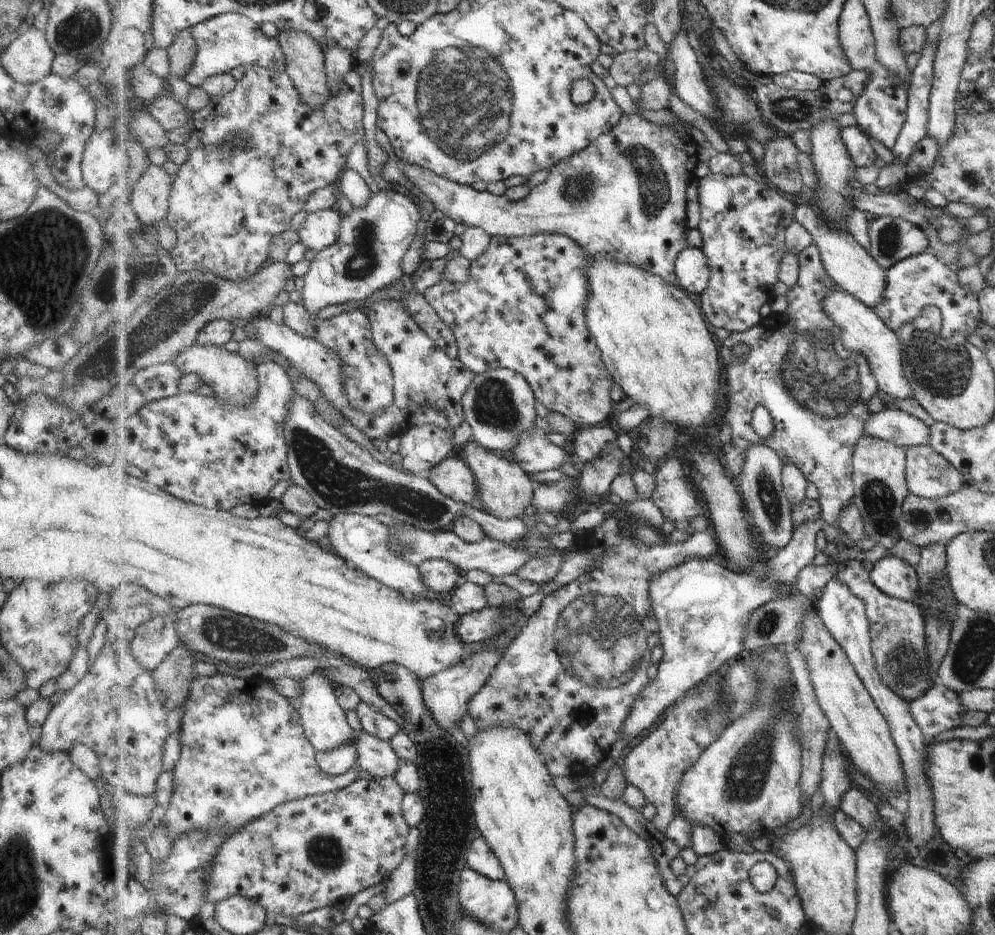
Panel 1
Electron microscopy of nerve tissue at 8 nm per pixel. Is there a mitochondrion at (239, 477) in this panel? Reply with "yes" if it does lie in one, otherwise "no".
no

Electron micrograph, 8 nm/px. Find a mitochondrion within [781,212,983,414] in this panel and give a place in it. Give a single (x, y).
(945, 369)

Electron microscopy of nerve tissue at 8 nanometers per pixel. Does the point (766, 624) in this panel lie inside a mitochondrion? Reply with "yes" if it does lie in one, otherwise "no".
yes

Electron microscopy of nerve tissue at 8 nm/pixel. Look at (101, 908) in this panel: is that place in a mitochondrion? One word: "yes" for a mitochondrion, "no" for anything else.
no

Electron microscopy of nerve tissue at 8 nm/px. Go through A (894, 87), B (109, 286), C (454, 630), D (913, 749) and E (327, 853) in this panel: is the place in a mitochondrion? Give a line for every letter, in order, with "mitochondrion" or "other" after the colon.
A: other
B: mitochondrion
C: other
D: other
E: mitochondrion

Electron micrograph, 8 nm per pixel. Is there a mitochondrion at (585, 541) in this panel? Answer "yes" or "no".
no

